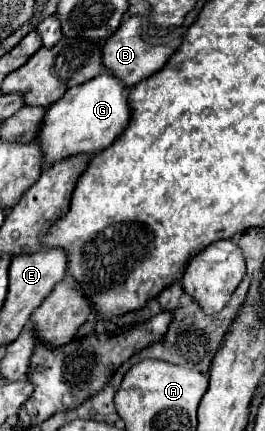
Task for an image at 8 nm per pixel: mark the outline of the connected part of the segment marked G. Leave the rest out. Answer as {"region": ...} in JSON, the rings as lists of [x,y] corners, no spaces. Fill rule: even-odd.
{"region":[[[102,73],[84,85],[68,89],[60,101],[46,109],[40,133],[36,137],[44,155],[44,167],[52,167],[56,161],[64,161],[64,157],[74,157],[80,153],[94,155],[106,149],[126,129],[128,117],[128,89],[112,73]]]}

